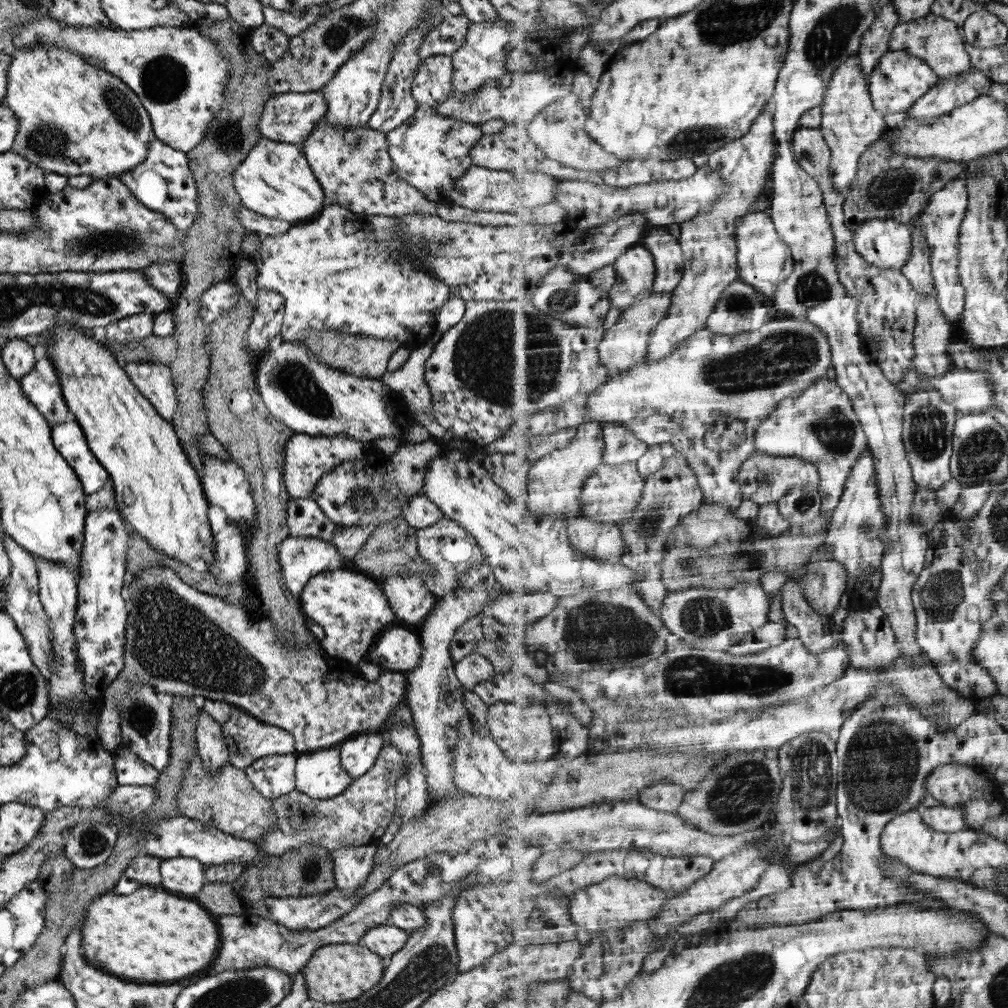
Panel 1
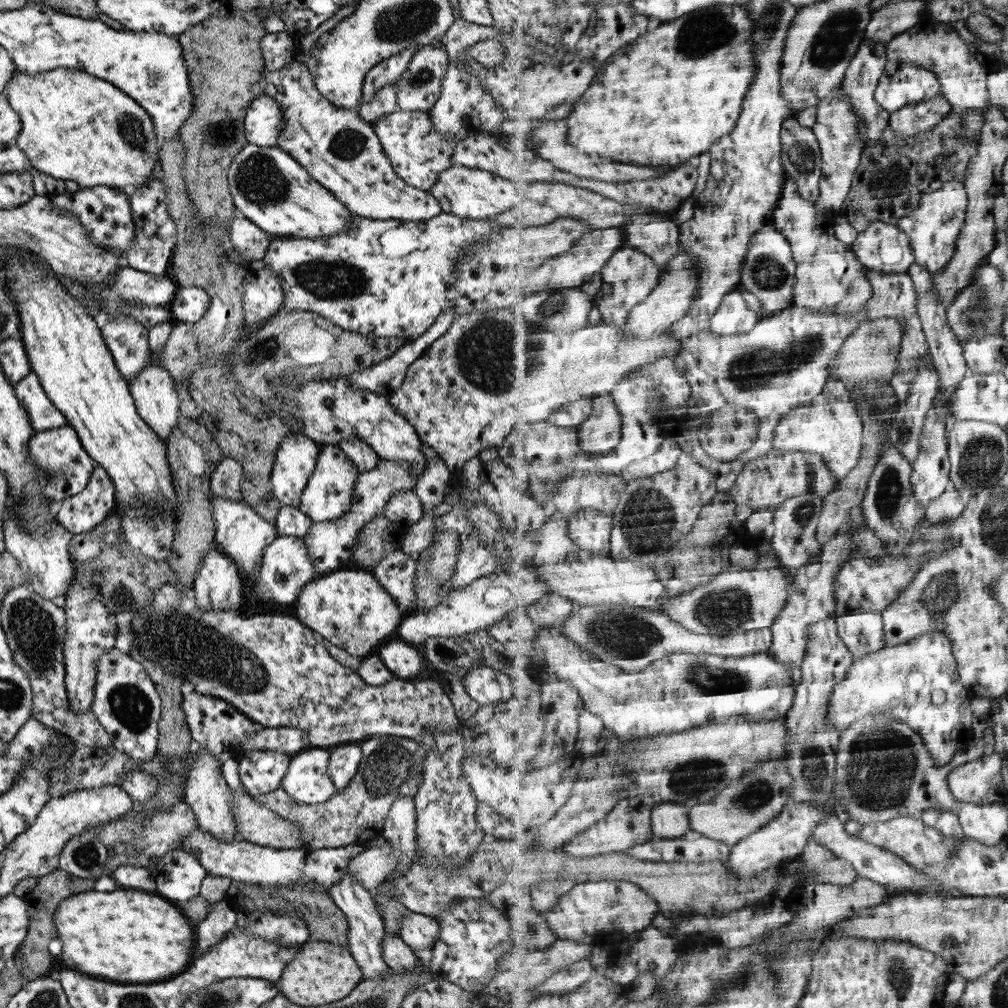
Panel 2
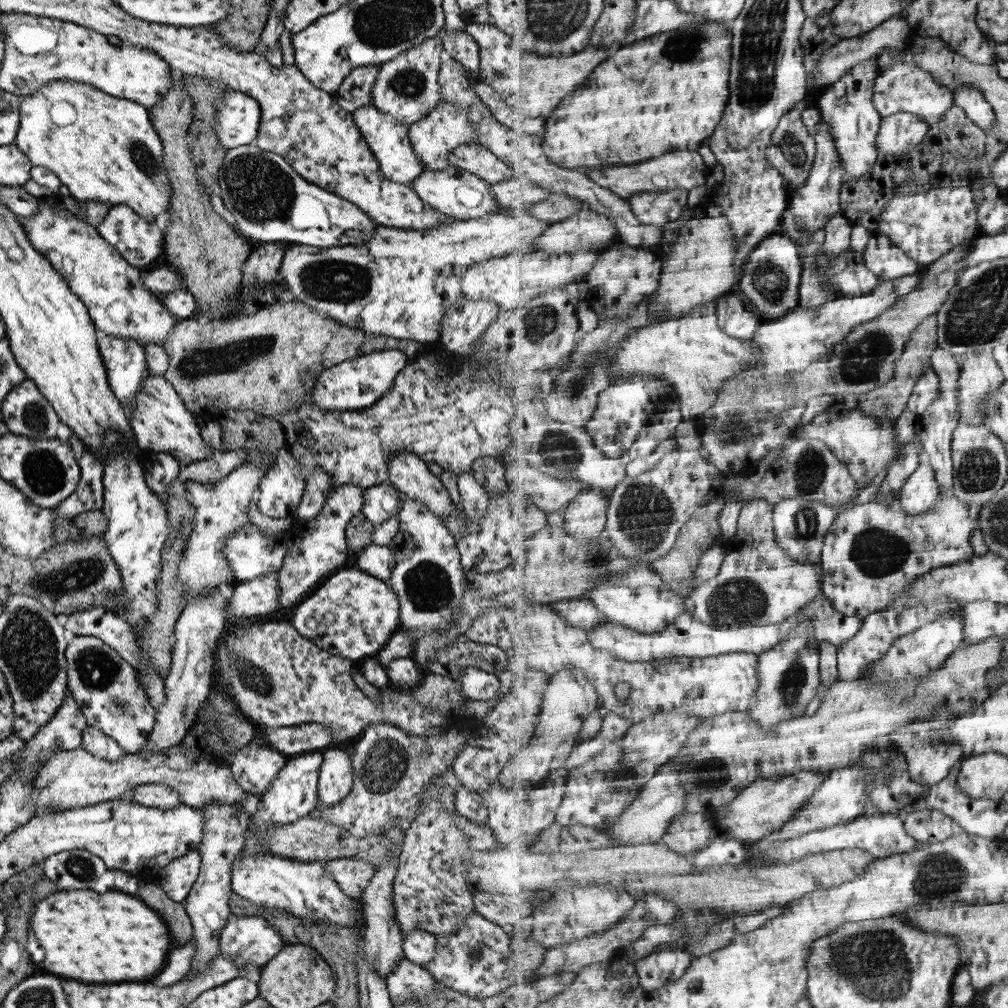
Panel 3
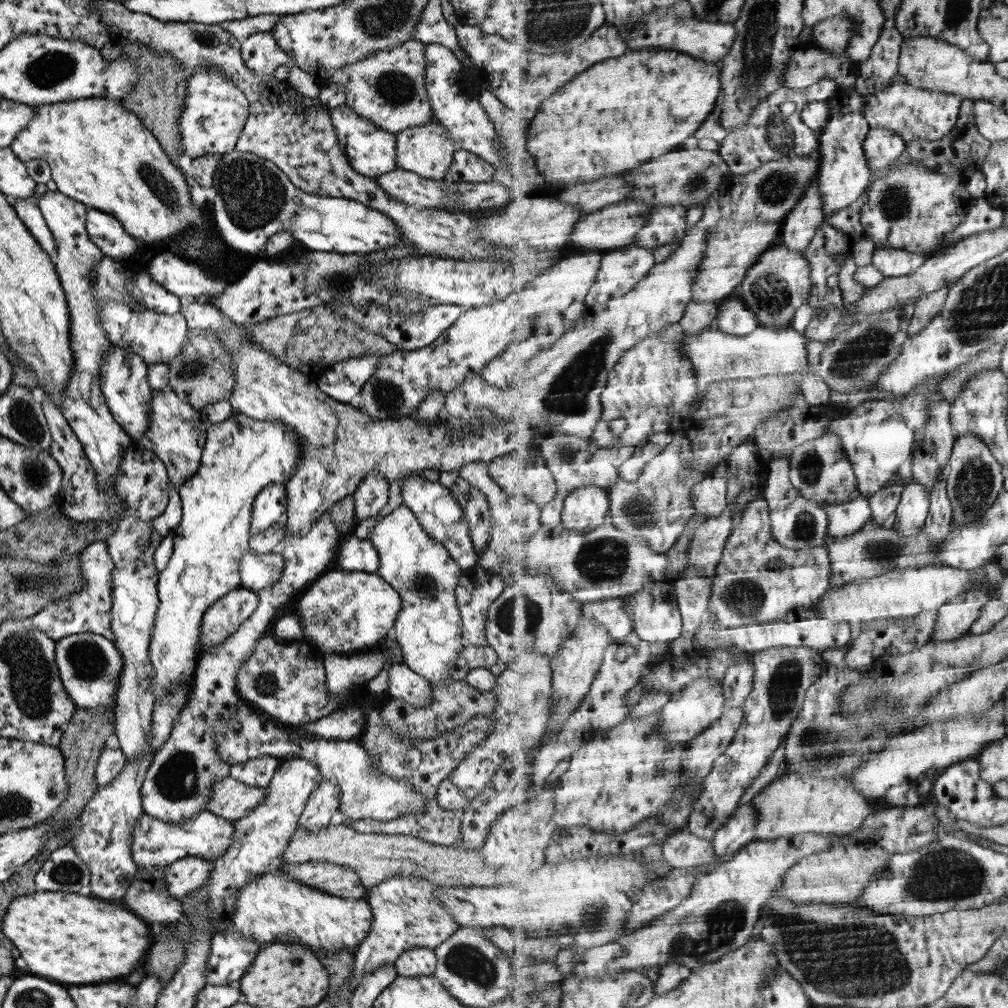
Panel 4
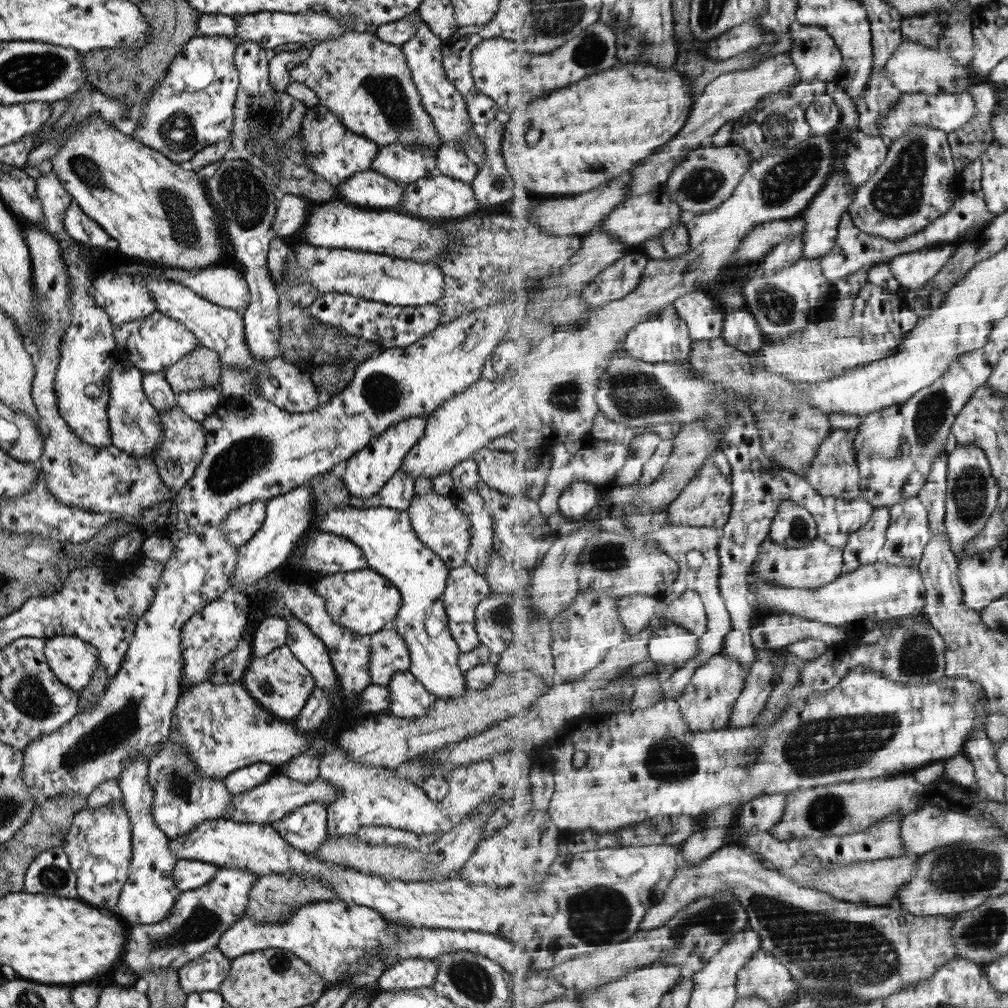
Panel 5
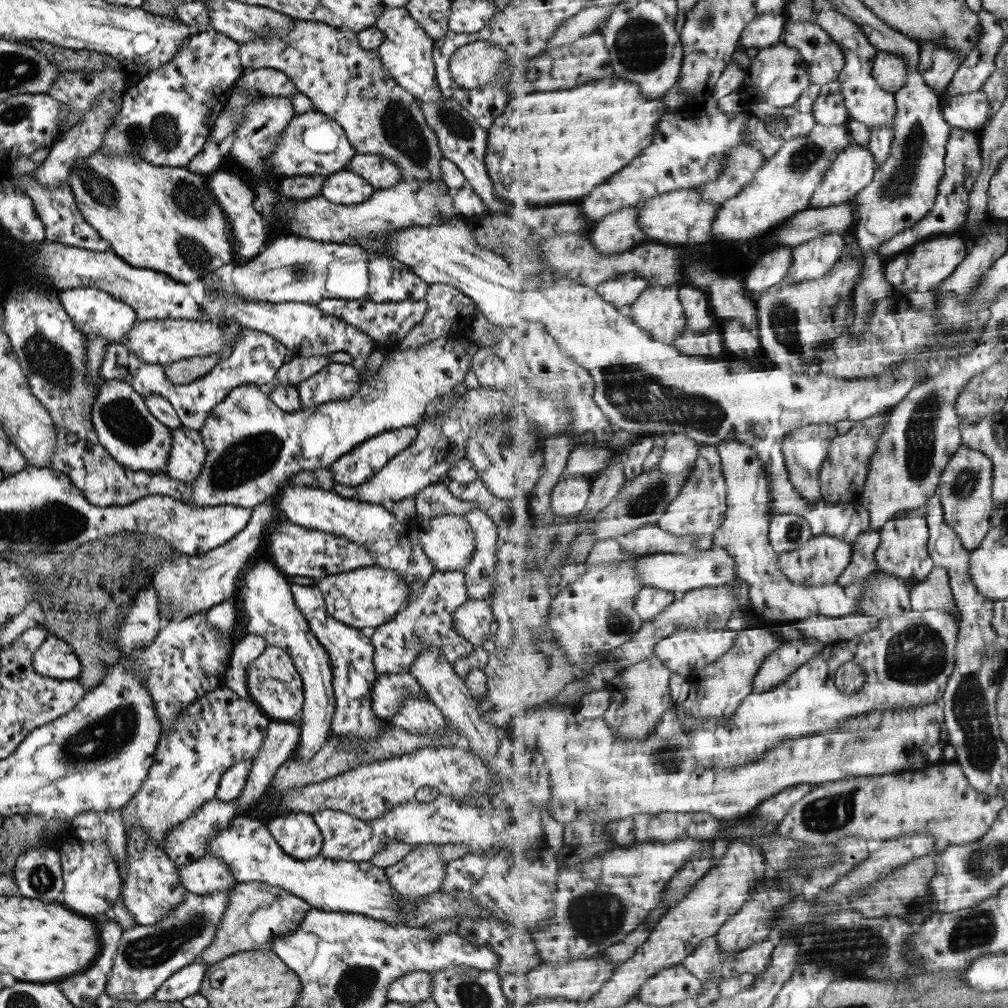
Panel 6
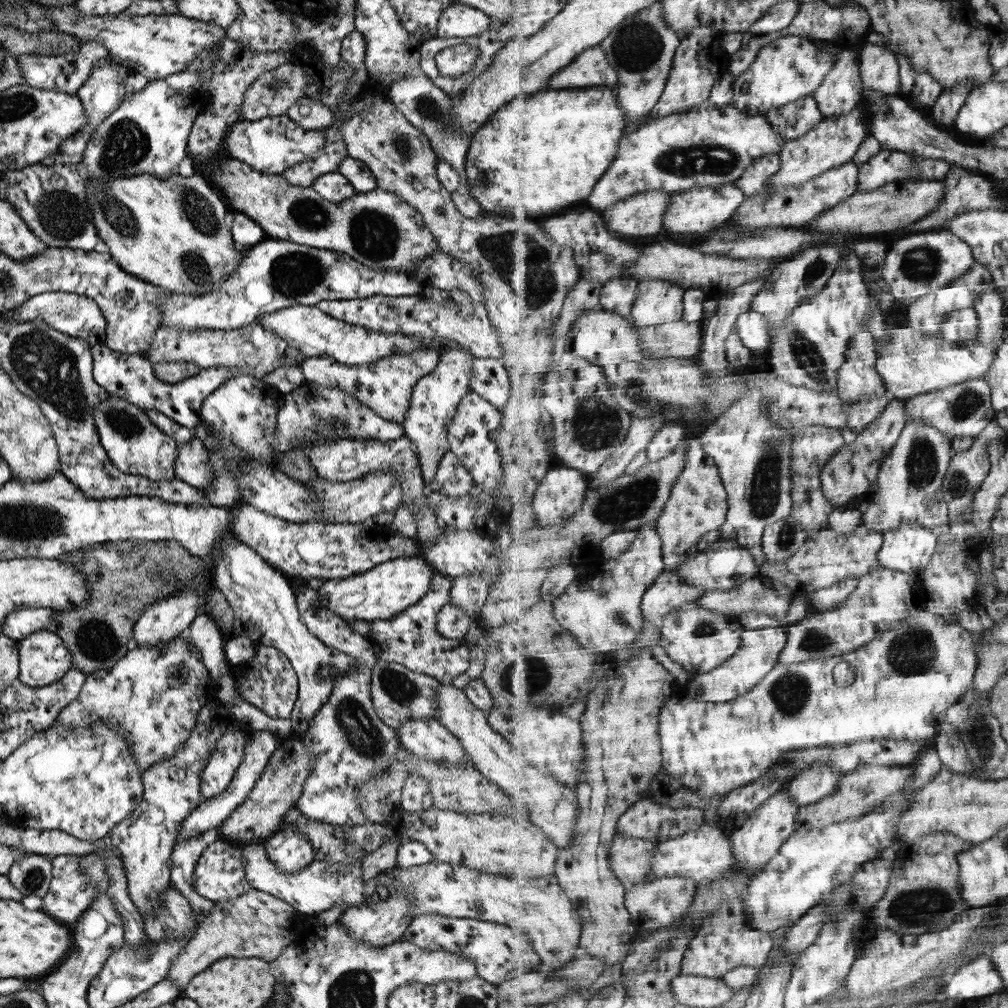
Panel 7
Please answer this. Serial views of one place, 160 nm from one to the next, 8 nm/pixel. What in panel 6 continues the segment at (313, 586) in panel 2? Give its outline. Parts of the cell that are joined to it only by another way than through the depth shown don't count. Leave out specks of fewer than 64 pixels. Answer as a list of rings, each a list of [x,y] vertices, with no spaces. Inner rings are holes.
[[[369,564],[355,570],[339,572],[323,577],[317,581],[318,590],[325,601],[328,617],[337,620],[340,624],[361,630],[363,628],[377,628],[389,622],[407,604],[409,588],[404,578],[394,570],[384,569]]]

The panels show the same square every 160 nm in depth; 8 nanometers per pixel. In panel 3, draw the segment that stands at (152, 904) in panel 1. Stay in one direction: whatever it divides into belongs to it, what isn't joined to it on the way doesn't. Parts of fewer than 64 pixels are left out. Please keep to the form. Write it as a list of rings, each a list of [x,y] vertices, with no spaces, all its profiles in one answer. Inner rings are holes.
[[[68,890],[68,891],[53,891],[51,894],[44,896],[40,901],[37,901],[32,906],[32,911],[28,916],[28,929],[35,938],[39,948],[43,948],[43,960],[41,960],[41,968],[45,974],[57,974],[63,978],[71,978],[71,980],[81,980],[81,982],[135,982],[139,978],[153,978],[159,970],[161,970],[161,958],[165,962],[165,956],[169,952],[169,934],[165,924],[161,924],[161,918],[147,908],[143,902],[127,896],[127,894],[119,894],[115,890],[109,890],[105,893],[98,894],[91,890]]]

